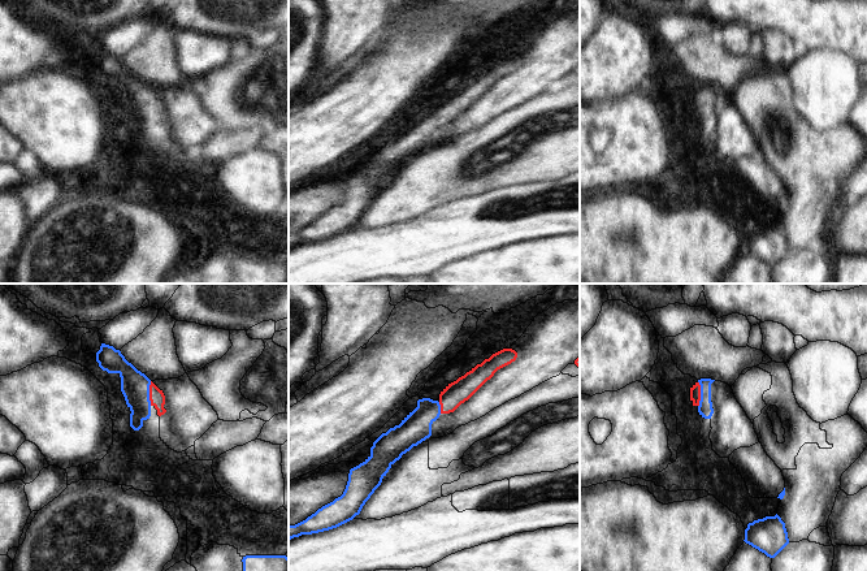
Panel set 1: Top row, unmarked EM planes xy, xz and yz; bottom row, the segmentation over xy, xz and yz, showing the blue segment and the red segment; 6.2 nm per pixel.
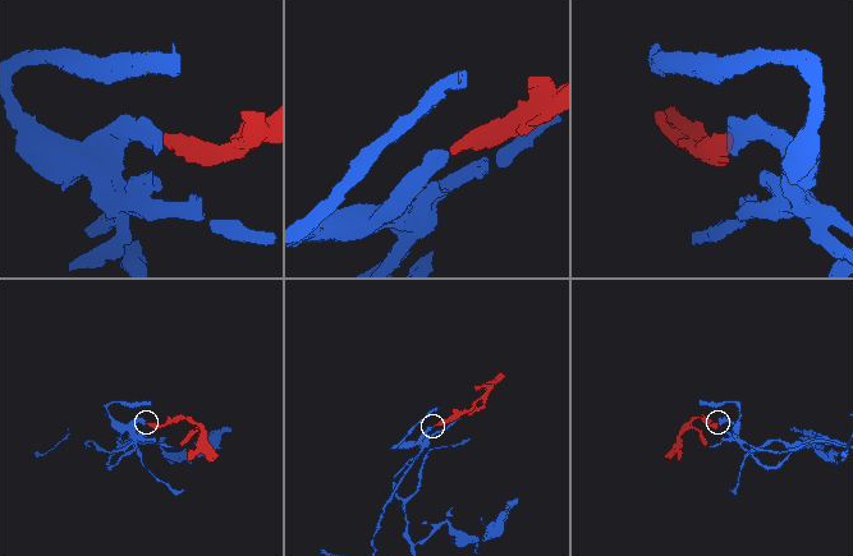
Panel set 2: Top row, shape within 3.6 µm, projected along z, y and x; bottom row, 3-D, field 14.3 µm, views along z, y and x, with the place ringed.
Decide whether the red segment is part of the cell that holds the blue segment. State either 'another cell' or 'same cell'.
same cell

